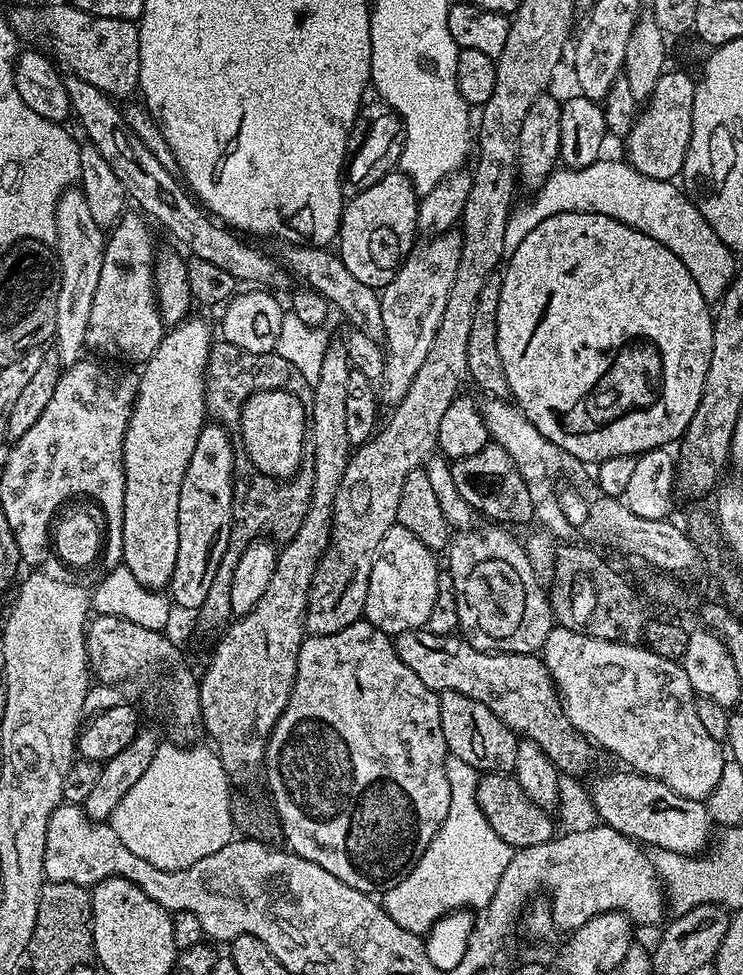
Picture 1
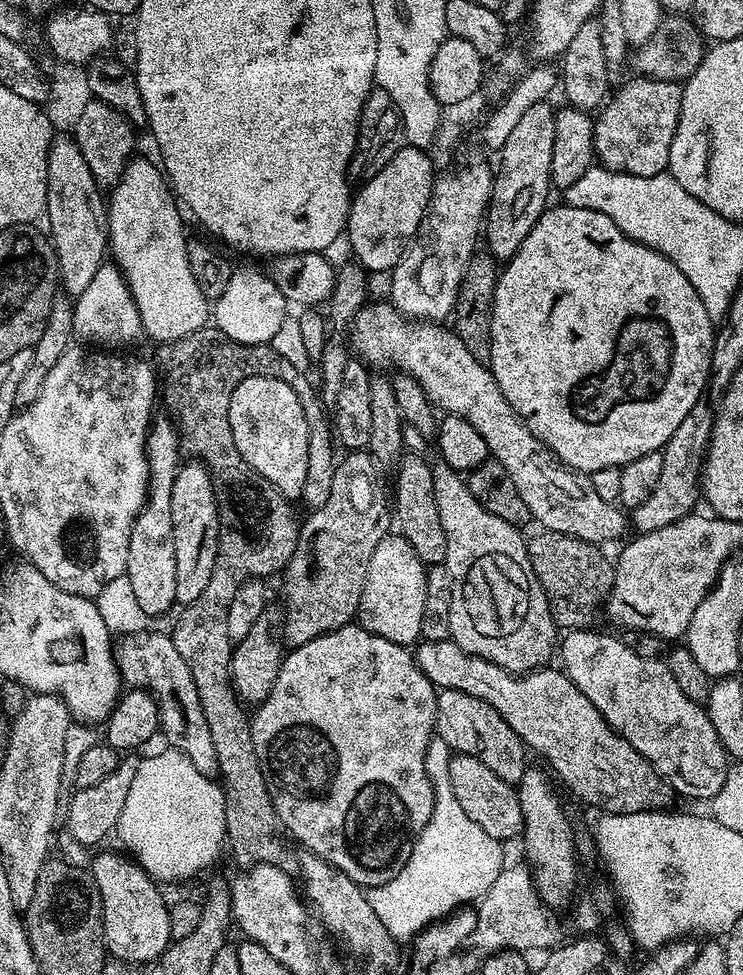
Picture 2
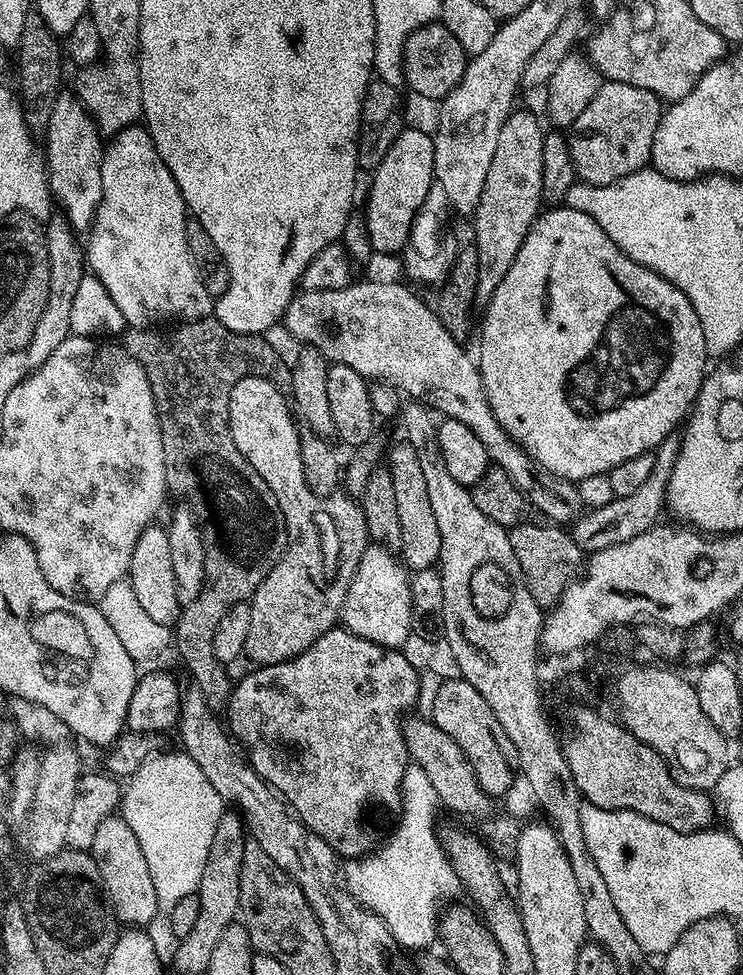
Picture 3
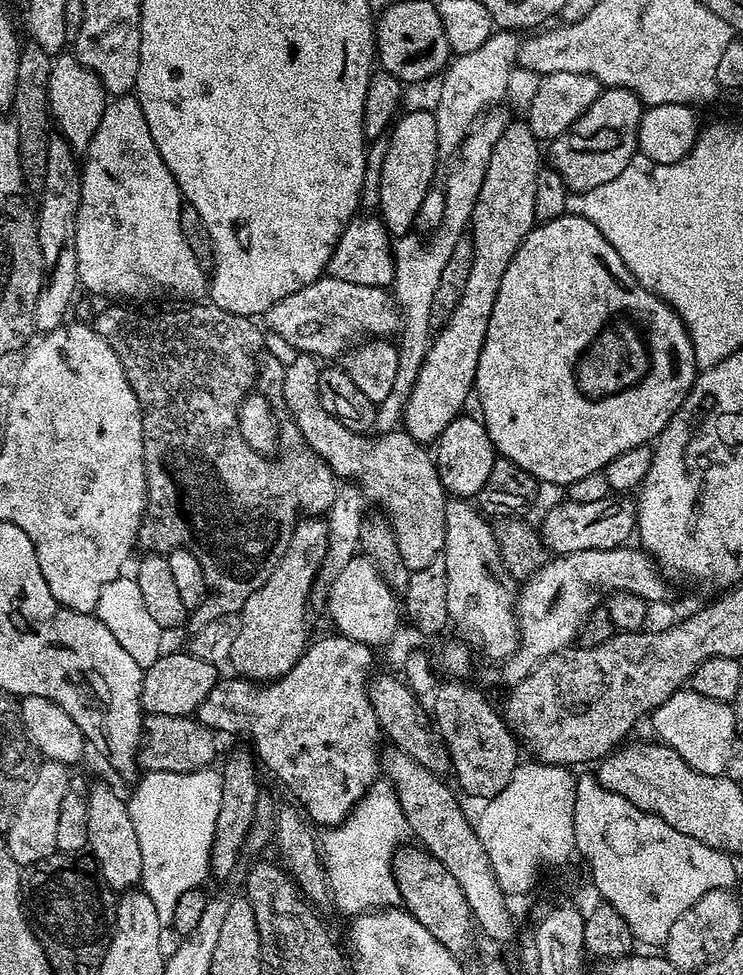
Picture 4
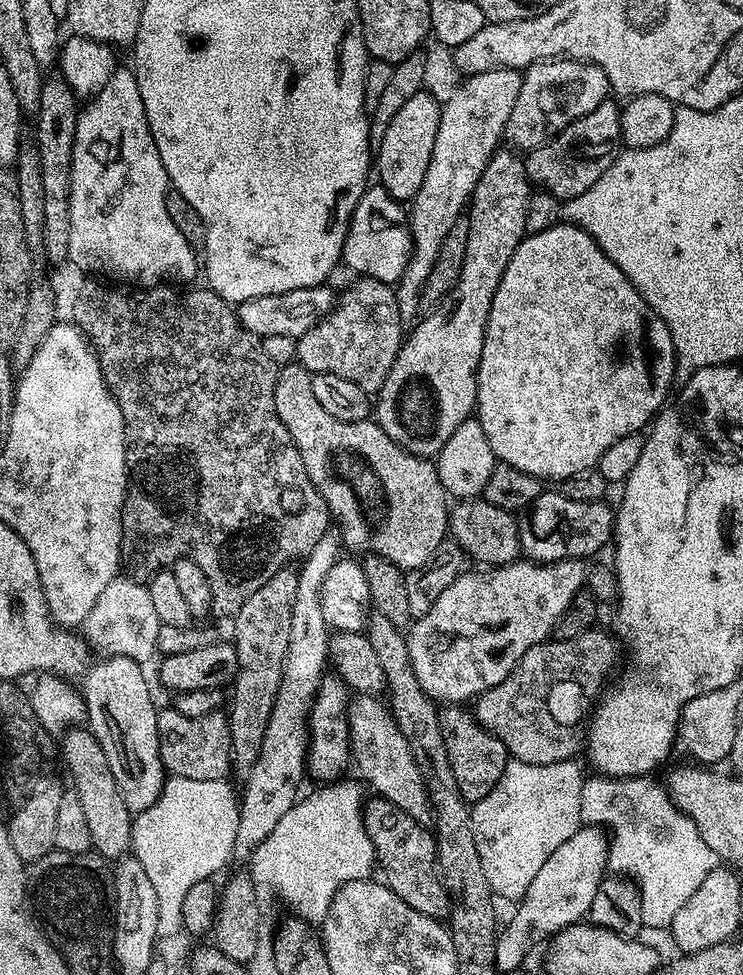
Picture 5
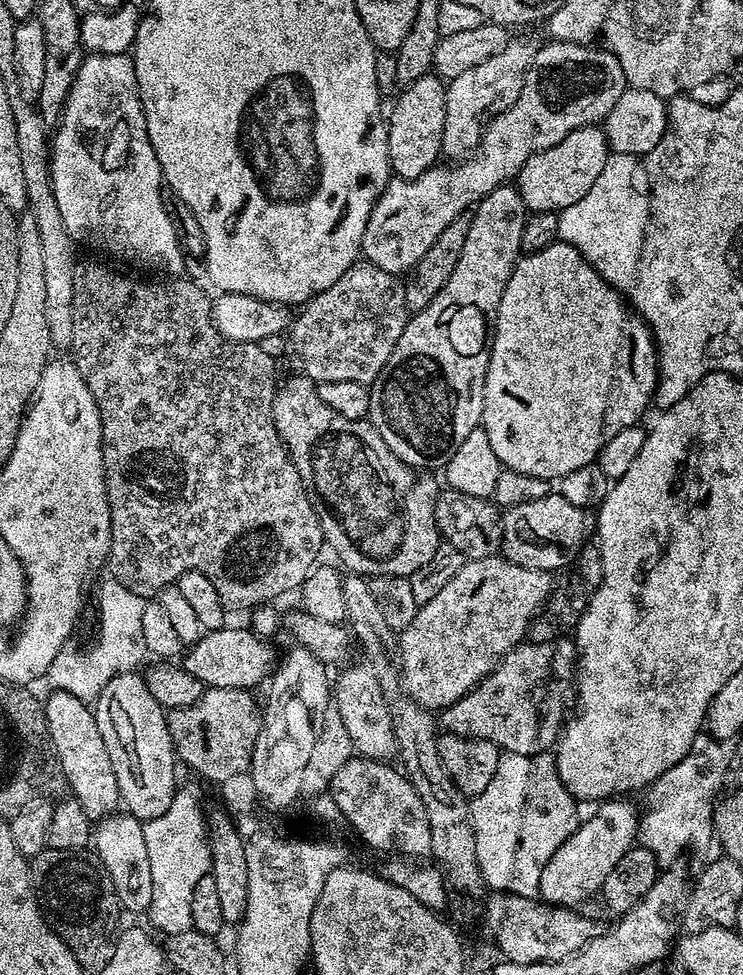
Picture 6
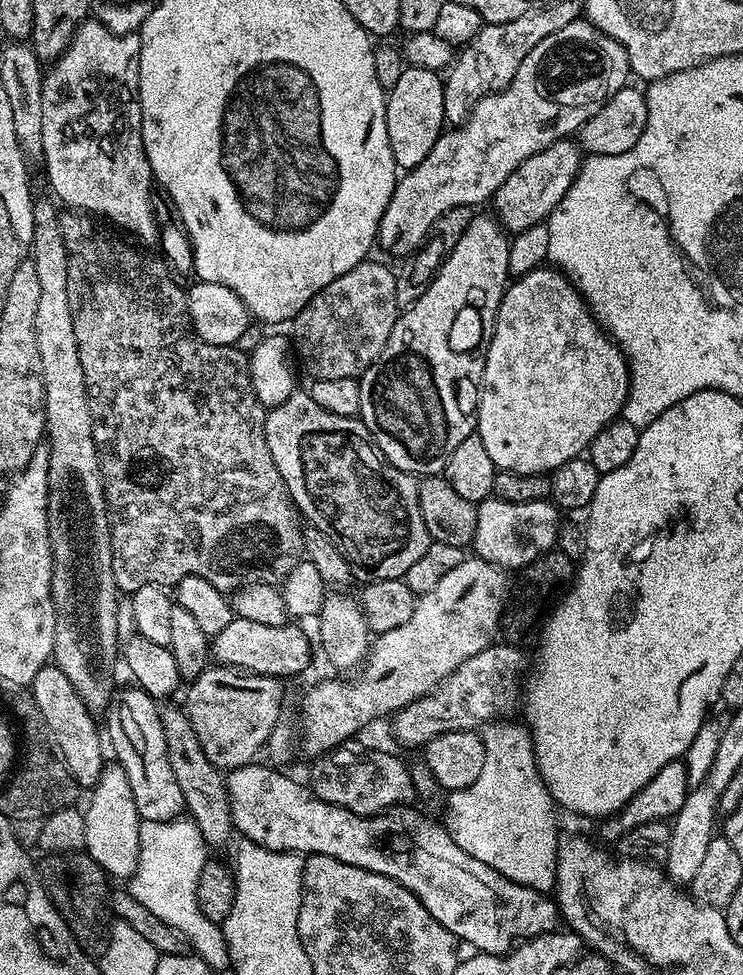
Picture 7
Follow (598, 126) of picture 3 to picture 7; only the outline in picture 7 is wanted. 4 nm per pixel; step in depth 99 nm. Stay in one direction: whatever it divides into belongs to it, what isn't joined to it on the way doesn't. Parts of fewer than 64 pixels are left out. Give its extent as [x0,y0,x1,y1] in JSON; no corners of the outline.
[494,138,582,234]

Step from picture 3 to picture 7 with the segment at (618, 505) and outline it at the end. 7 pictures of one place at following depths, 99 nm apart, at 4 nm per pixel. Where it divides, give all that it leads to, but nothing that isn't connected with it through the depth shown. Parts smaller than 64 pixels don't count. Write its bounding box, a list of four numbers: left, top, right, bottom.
[470,498,562,570]

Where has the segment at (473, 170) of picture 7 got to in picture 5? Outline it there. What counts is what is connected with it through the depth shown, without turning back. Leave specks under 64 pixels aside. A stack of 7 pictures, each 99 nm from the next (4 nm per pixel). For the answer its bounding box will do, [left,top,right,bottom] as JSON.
[343,58,610,285]

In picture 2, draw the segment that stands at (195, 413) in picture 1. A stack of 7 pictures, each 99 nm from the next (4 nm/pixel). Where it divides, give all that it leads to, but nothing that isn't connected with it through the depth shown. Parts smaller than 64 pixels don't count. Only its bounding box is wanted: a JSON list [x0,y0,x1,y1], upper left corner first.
[126,419,182,618]

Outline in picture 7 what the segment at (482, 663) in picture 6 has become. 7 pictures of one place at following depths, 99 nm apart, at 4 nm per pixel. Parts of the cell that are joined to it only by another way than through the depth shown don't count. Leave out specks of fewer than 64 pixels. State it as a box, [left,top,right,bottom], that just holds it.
[300,558,510,758]

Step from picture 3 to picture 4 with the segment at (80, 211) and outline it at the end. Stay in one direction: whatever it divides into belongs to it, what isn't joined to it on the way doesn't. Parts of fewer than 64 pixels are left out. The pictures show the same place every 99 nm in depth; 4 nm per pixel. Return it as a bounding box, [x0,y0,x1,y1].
[48,54,110,150]

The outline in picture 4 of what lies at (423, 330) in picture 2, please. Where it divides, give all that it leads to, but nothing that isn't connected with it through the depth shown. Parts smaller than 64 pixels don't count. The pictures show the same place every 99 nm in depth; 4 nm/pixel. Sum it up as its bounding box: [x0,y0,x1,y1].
[266,274,400,358]

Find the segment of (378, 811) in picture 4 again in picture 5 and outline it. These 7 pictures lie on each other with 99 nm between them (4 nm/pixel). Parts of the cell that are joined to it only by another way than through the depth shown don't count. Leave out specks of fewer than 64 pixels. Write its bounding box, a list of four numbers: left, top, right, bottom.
[250,779,377,918]

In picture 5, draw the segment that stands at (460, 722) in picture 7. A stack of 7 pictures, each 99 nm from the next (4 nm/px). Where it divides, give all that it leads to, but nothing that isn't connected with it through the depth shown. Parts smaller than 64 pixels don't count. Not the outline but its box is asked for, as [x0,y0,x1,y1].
[476,630,621,764]

